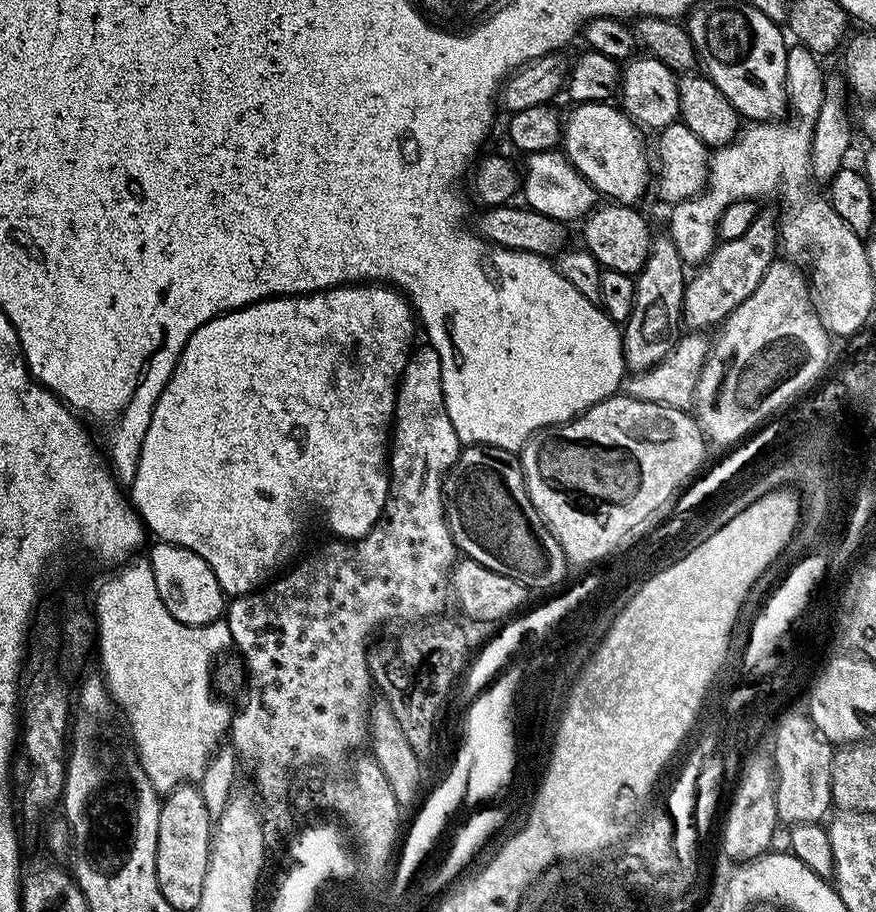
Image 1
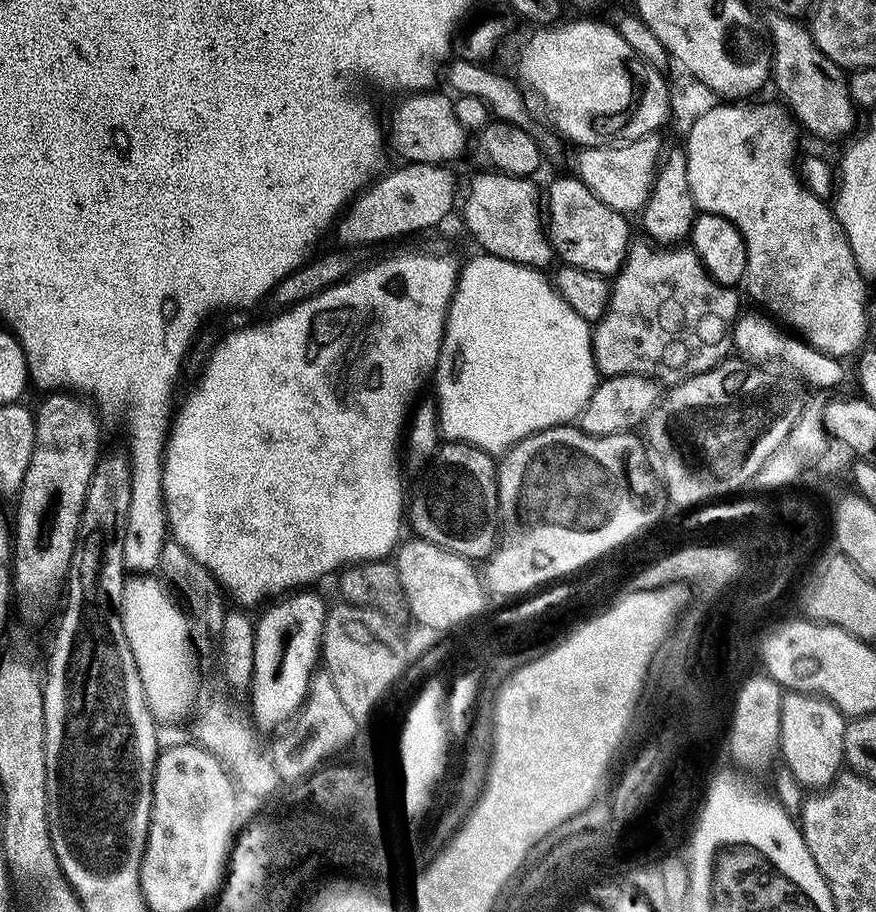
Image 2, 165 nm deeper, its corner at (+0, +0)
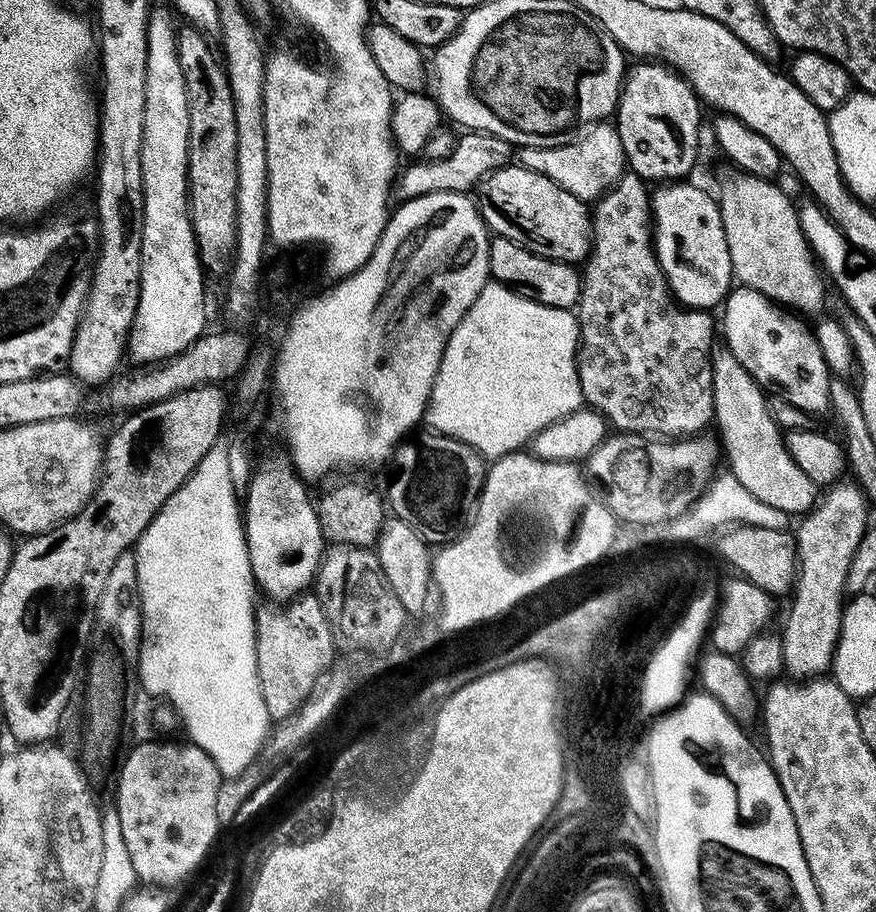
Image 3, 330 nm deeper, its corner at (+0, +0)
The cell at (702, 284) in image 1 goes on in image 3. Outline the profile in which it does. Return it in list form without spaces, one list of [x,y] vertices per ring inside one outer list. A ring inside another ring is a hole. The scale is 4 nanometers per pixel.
[[[631,170],[625,171],[620,181],[608,189],[599,200],[595,201],[592,213],[592,251],[582,265],[582,283],[578,305],[578,323],[580,326],[580,343],[578,345],[578,367],[580,370],[580,390],[587,407],[600,413],[617,433],[632,433],[645,438],[679,438],[691,437],[703,433],[704,428],[713,423],[712,407],[712,320],[707,311],[681,306],[674,299],[668,280],[660,268],[656,257],[654,243],[654,217],[652,215],[652,198],[646,181]]]

